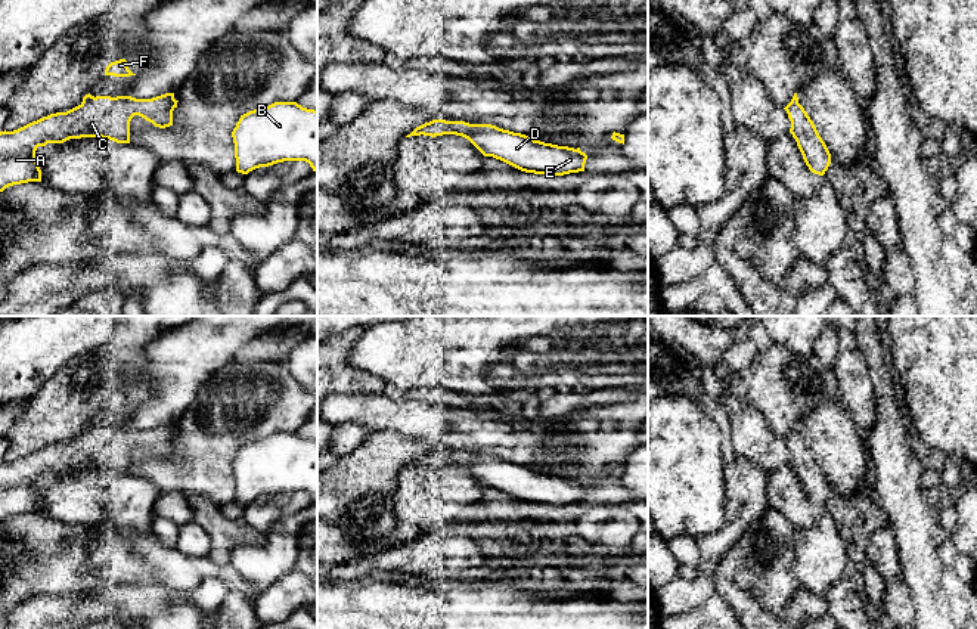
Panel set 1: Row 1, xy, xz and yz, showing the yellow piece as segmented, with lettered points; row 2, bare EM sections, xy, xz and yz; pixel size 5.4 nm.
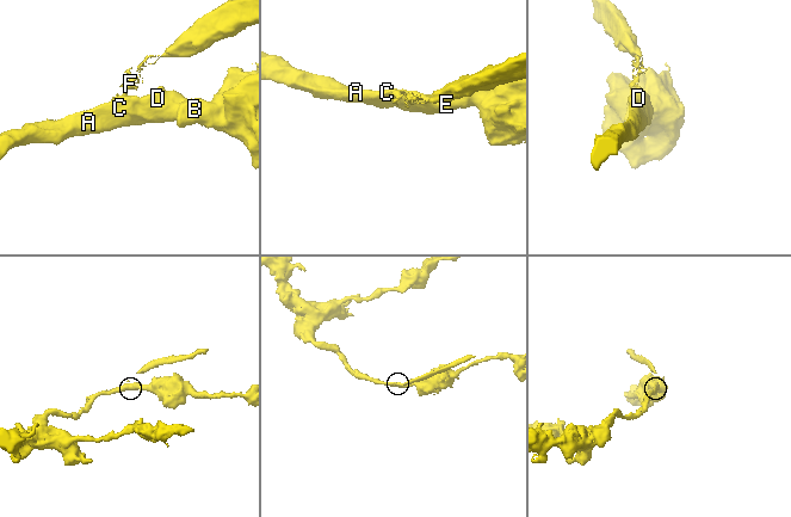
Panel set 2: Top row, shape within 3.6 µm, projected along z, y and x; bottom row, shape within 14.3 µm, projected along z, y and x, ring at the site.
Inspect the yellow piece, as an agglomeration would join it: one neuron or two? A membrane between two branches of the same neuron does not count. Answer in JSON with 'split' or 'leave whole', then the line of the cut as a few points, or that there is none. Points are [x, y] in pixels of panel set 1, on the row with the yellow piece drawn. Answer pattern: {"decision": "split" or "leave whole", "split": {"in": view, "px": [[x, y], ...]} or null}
{"decision": "split", "split": {"in": "xy", "px": [[93, 96], [83, 101]]}}

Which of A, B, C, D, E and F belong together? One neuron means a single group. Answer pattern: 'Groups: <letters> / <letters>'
Groups: A B C D E / F

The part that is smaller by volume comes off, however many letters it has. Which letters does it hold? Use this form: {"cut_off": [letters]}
{"cut_off": ["F"]}

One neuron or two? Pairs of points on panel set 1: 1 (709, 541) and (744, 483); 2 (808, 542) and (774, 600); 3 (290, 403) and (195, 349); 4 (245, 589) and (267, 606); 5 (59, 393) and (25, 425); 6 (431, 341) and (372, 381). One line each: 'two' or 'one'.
1: one
2: two
3: two
4: two
5: one
6: two

